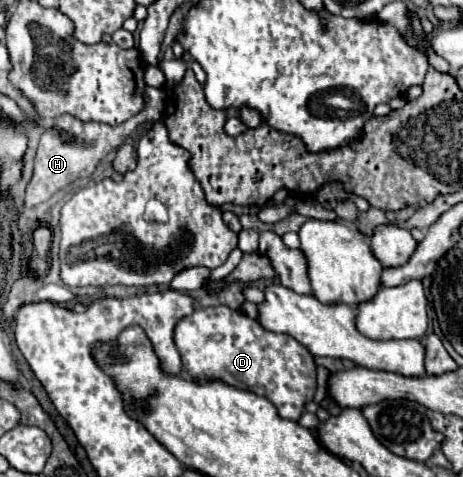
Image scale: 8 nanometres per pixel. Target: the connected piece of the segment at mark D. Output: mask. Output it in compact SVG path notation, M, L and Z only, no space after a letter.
M225 305L197 309L191 317L183 317L175 327L175 345L181 353L183 369L191 379L221 379L231 387L261 395L275 405L283 419L299 421L299 417L305 413L305 405L313 401L317 391L315 361L301 343L297 343L291 335L273 335L273 331L265 331L261 323L247 317L243 311L233 311Z

